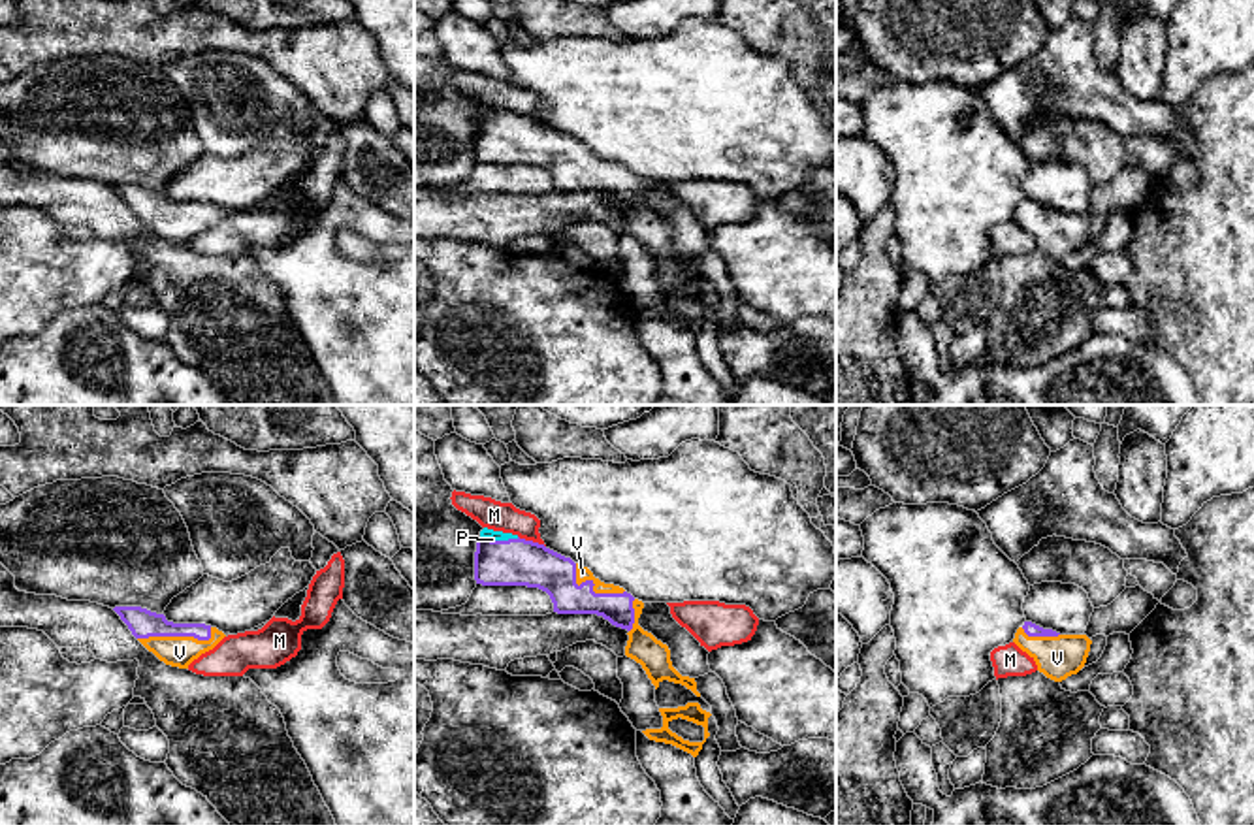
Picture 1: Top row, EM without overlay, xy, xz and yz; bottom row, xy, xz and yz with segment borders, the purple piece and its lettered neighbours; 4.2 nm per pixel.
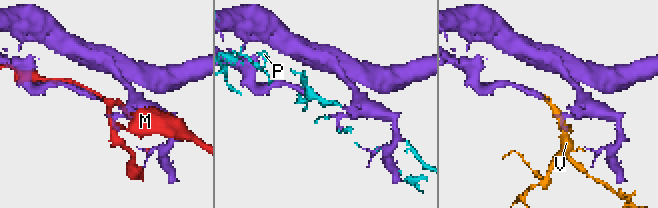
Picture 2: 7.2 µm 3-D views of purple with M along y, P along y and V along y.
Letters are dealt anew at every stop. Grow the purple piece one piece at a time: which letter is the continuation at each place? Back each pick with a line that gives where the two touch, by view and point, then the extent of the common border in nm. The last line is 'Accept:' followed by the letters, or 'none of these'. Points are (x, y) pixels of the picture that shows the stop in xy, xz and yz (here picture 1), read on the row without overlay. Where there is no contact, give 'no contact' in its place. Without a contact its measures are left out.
P: contact xz (499, 119); length 170 nm
V: contact xy (177, 213); length 320 nm
Accept: P, V

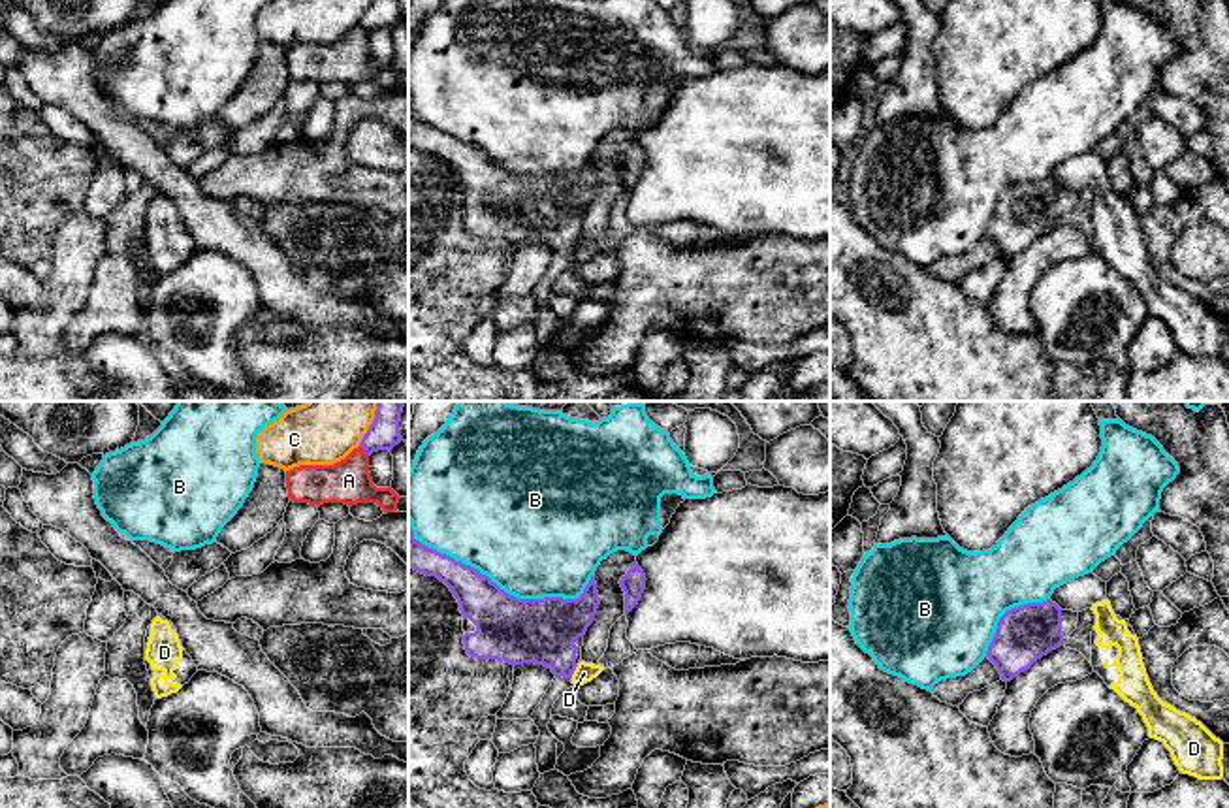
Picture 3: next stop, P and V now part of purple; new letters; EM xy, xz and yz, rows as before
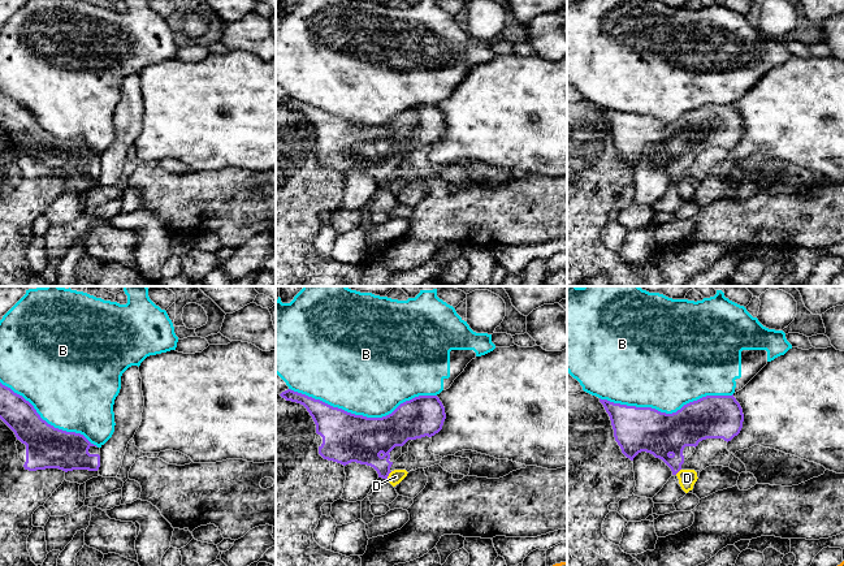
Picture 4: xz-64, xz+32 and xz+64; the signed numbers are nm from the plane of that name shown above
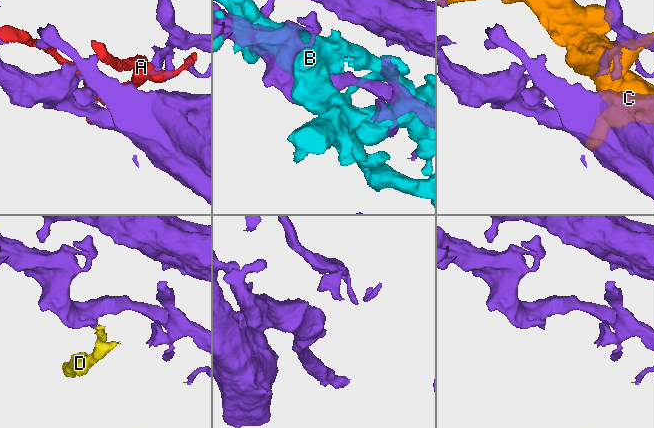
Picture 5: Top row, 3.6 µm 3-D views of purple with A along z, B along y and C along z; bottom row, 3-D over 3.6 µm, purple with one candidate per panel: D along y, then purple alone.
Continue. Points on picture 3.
Accept: none of these

